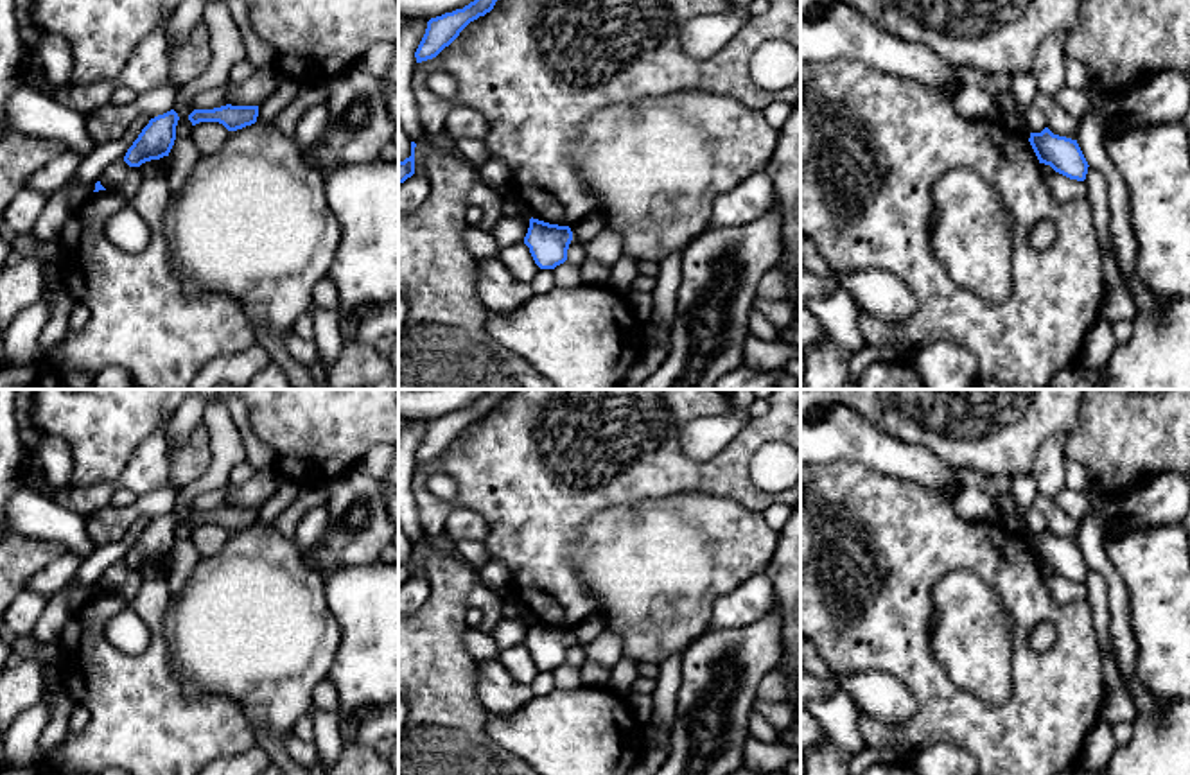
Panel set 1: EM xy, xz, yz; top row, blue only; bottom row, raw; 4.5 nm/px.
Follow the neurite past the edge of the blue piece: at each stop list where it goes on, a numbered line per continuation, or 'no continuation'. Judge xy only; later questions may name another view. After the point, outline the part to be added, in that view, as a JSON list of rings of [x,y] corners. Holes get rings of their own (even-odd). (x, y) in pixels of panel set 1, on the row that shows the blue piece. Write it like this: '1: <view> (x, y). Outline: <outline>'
no continuation

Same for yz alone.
no continuation

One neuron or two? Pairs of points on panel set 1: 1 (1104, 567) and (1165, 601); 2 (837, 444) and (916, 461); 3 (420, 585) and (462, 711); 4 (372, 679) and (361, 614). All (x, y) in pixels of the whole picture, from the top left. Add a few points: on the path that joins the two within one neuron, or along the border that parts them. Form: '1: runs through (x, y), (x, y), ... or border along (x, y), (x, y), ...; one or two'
1: border along (1102, 537), (1106, 557), (1126, 587), (1129, 618); two
2: runs through (857, 447), (873, 447), (896, 458); one
3: border along (426, 576), (429, 598), (417, 612); two
4: runs through (372, 662), (359, 646), (361, 630); one

